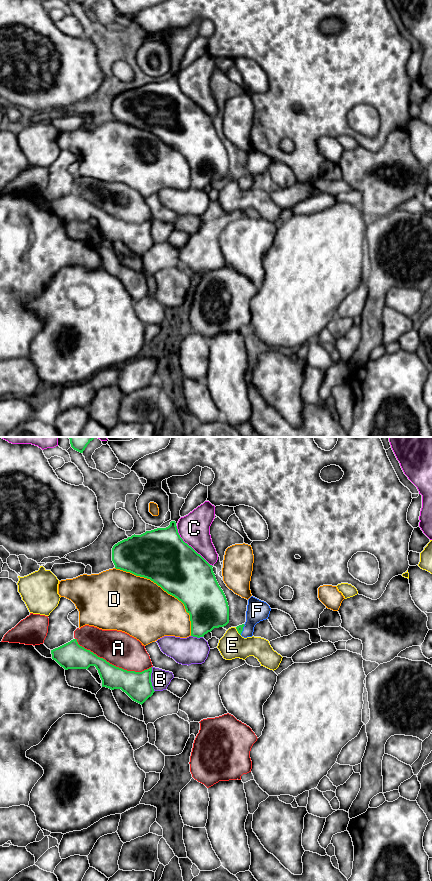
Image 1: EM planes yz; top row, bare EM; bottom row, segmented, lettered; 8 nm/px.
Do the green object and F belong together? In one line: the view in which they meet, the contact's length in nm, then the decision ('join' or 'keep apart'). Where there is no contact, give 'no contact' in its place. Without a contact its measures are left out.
contact in yz; length 90 nm; join

